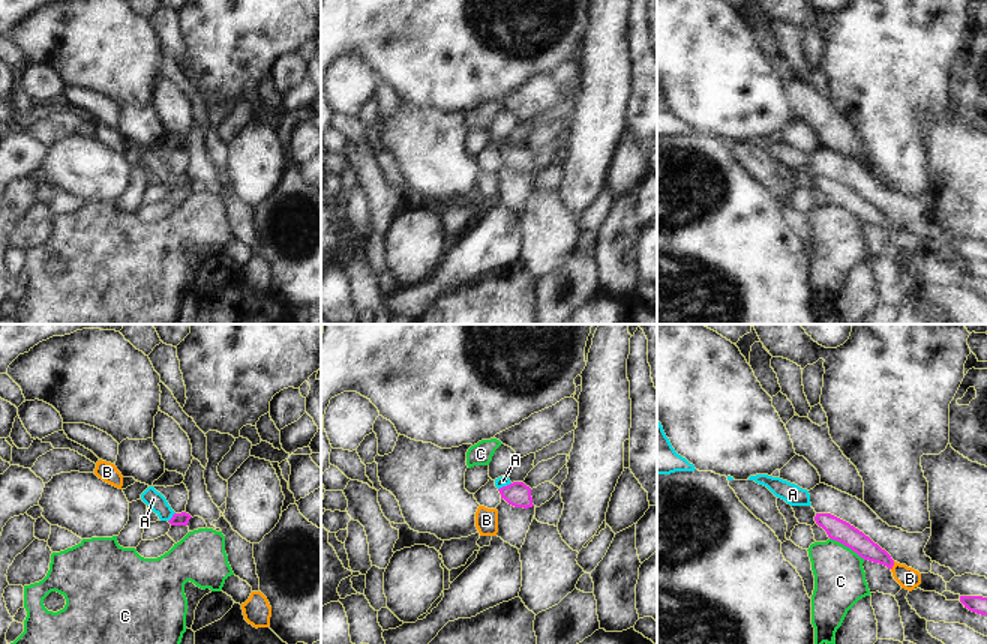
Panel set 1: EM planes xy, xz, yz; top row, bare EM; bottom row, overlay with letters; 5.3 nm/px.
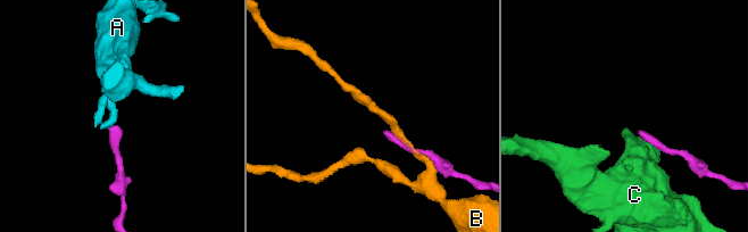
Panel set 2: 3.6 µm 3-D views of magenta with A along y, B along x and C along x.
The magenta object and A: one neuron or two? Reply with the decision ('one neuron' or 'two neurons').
one neuron

